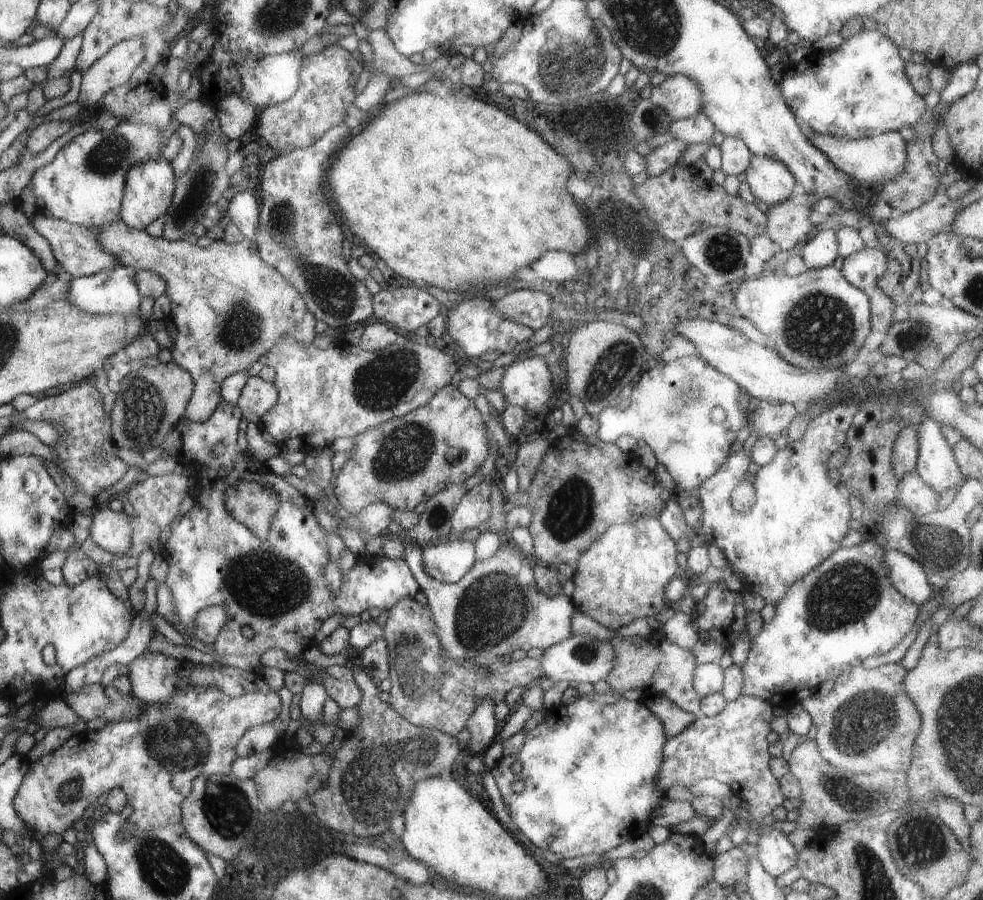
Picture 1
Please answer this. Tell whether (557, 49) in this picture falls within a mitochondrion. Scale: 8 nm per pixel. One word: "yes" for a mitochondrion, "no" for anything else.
yes

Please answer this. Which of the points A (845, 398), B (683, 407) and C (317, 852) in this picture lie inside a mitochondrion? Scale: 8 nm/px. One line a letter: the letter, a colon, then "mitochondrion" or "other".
A: other
B: mitochondrion
C: other

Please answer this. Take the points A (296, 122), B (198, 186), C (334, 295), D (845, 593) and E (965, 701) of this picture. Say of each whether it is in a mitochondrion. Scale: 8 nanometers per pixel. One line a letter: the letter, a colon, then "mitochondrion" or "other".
A: mitochondrion
B: mitochondrion
C: mitochondrion
D: mitochondrion
E: mitochondrion

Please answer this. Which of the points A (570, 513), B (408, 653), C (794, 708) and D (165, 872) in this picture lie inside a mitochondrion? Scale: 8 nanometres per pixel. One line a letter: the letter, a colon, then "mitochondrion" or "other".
A: mitochondrion
B: mitochondrion
C: other
D: mitochondrion

